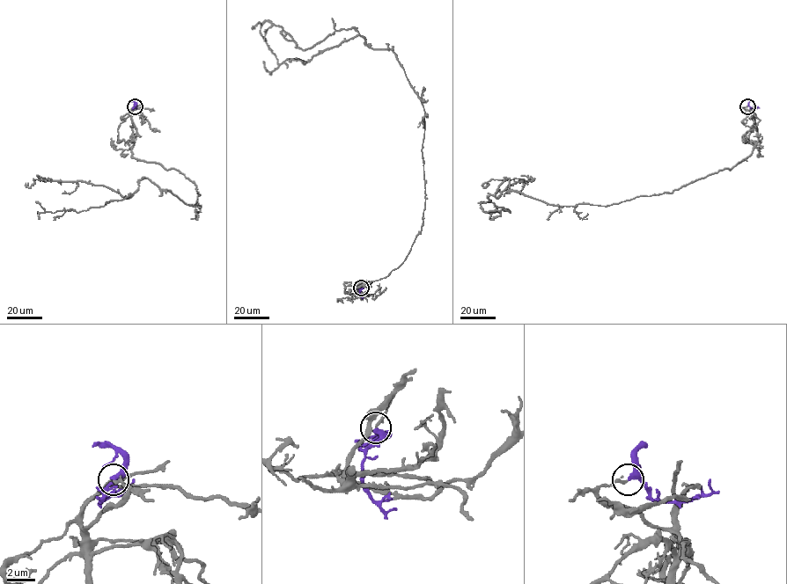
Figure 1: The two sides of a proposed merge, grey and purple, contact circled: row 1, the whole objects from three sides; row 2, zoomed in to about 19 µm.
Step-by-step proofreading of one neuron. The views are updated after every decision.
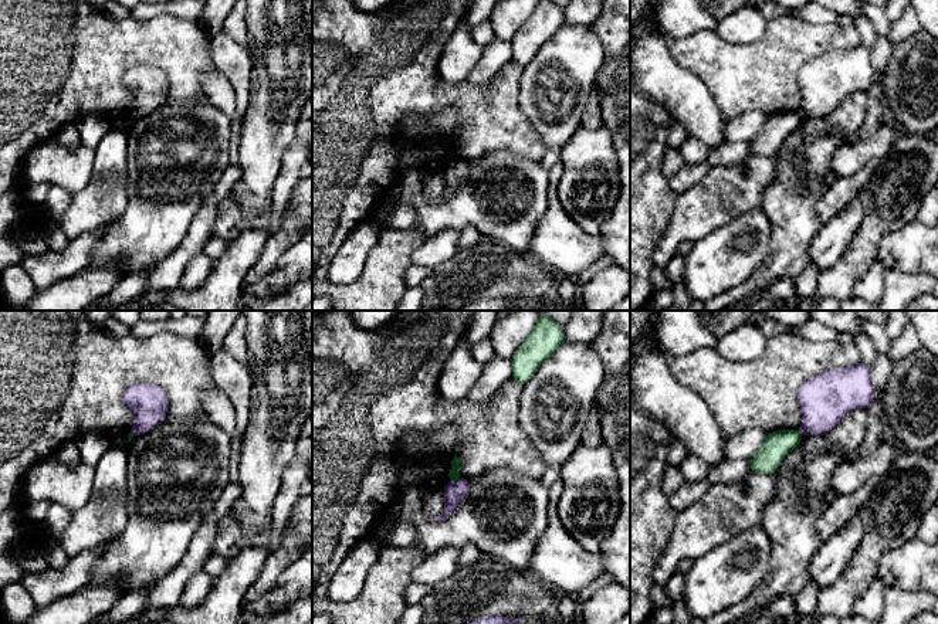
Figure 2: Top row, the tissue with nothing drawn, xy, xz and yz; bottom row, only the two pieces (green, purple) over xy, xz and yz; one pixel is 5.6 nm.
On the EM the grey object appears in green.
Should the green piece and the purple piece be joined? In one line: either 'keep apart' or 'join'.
keep apart

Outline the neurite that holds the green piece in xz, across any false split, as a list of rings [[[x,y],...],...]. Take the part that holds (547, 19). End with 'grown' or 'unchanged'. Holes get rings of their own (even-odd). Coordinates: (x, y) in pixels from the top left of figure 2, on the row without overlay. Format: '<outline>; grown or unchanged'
[[[539,0],[529,20],[511,41],[512,60],[525,67],[565,23],[563,10],[552,0]]]; unchanged

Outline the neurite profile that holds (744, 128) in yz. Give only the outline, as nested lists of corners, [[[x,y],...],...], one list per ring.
[[[752,111],[724,122],[724,138],[727,142],[751,142],[765,125],[768,115]]]

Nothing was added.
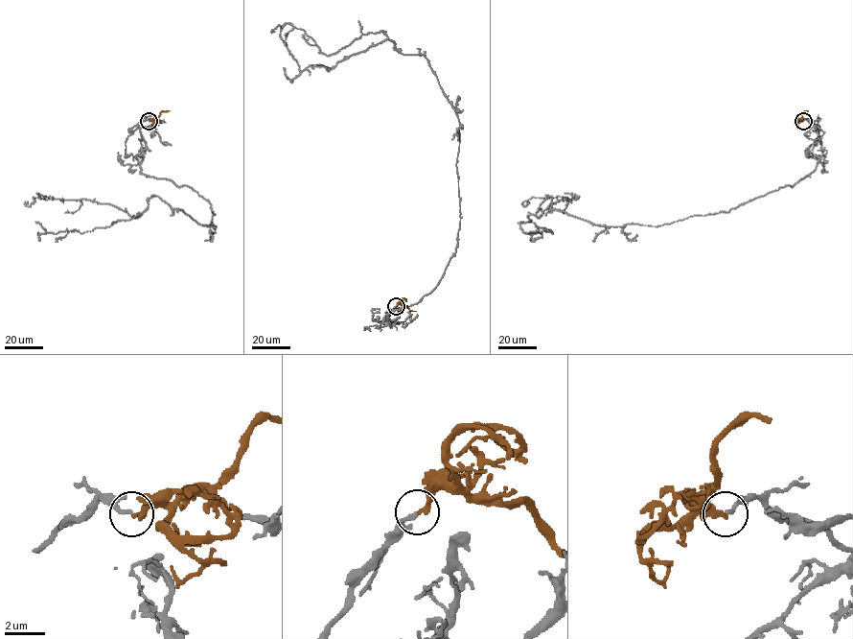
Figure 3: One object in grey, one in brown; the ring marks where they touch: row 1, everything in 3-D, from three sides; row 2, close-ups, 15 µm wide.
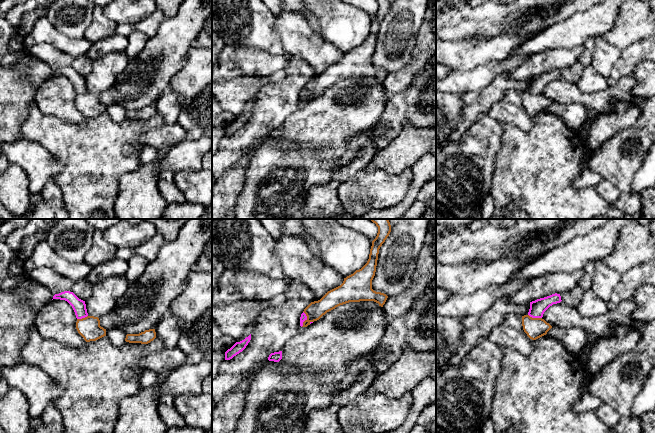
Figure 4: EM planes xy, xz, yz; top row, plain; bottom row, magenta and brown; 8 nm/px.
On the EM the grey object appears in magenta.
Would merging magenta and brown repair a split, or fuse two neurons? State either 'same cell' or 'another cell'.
another cell

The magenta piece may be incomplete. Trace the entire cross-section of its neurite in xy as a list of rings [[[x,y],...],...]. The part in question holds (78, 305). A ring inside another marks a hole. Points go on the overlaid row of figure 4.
[[[64,291],[55,294],[53,299],[67,301],[72,306],[77,319],[82,319],[88,316],[85,301],[79,299],[73,292]]]

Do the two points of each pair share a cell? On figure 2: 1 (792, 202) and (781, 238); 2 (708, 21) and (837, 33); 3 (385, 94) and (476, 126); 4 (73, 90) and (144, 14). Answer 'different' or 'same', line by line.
1: same
2: different
3: same
4: different

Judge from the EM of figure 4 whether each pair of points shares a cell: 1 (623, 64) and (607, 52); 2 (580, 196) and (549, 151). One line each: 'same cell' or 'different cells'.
1: different cells
2: same cell

